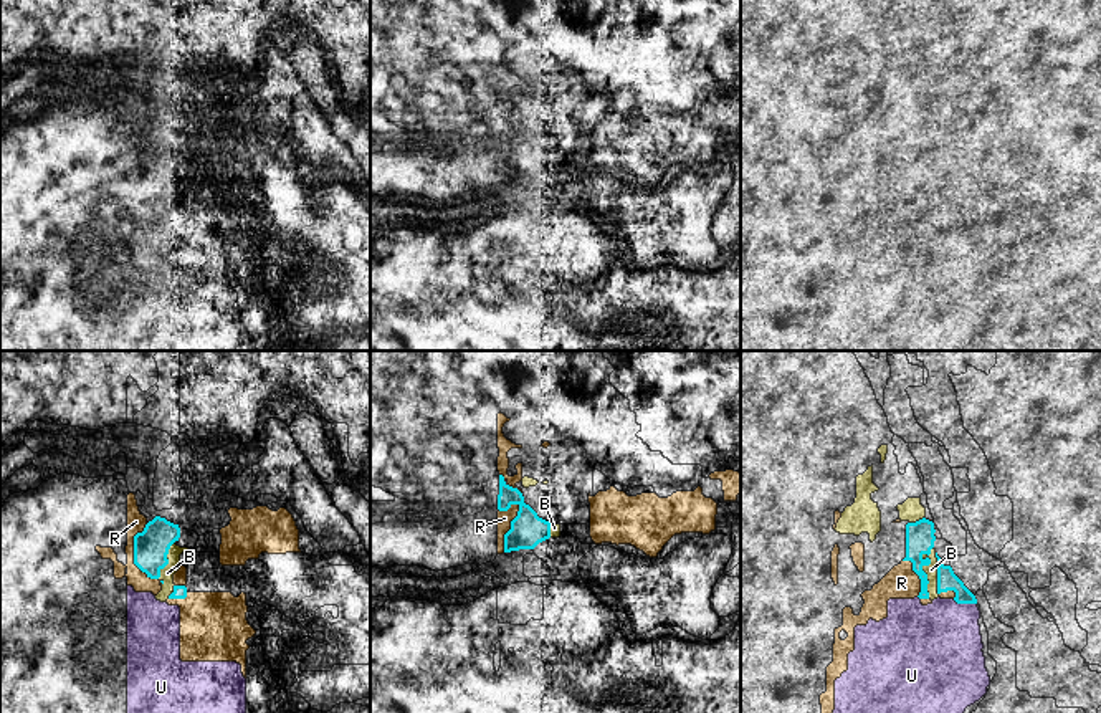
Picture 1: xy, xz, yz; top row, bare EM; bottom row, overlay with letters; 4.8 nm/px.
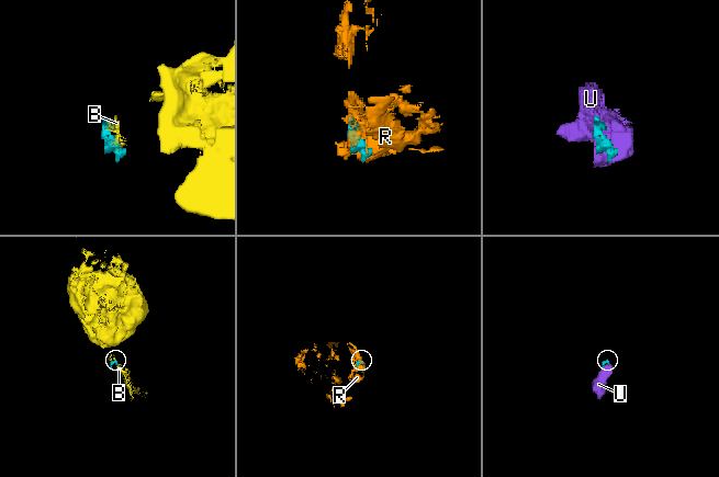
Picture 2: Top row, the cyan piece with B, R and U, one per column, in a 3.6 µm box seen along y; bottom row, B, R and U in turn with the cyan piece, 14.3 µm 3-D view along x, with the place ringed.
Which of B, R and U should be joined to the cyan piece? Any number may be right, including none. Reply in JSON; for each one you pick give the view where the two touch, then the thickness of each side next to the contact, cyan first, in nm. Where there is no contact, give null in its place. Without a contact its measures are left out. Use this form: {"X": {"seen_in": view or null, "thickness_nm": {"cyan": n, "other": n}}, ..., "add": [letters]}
{"B": {"seen_in": "yz", "thickness_nm": {"cyan": 140, "other": 60}}, "add": ["B"]}

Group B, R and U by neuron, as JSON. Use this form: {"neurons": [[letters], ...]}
{"neurons": [["B"], ["R", "U"]]}

